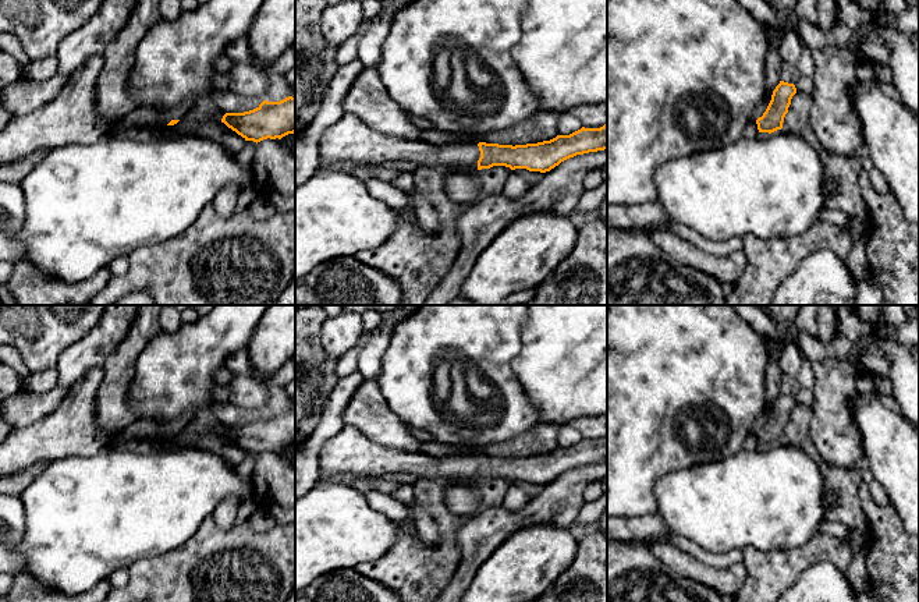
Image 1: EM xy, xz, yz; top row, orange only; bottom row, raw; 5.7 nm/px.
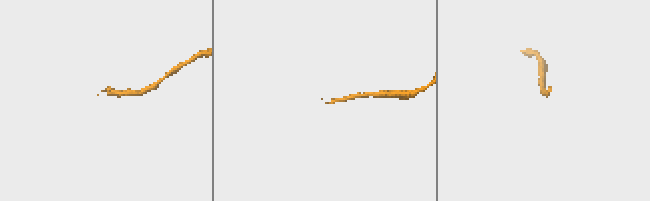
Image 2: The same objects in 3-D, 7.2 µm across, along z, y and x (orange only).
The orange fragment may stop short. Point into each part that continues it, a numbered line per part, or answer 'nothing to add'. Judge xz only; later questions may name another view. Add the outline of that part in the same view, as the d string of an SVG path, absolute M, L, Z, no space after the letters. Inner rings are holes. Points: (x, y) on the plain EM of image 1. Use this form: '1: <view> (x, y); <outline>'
1: xz (350, 452); M347 425L329 439L319 454L319 481L337 475L380 477L408 472L419 478L441 478L447 482L478 482L478 456L436 458L377 445L359 429Z

